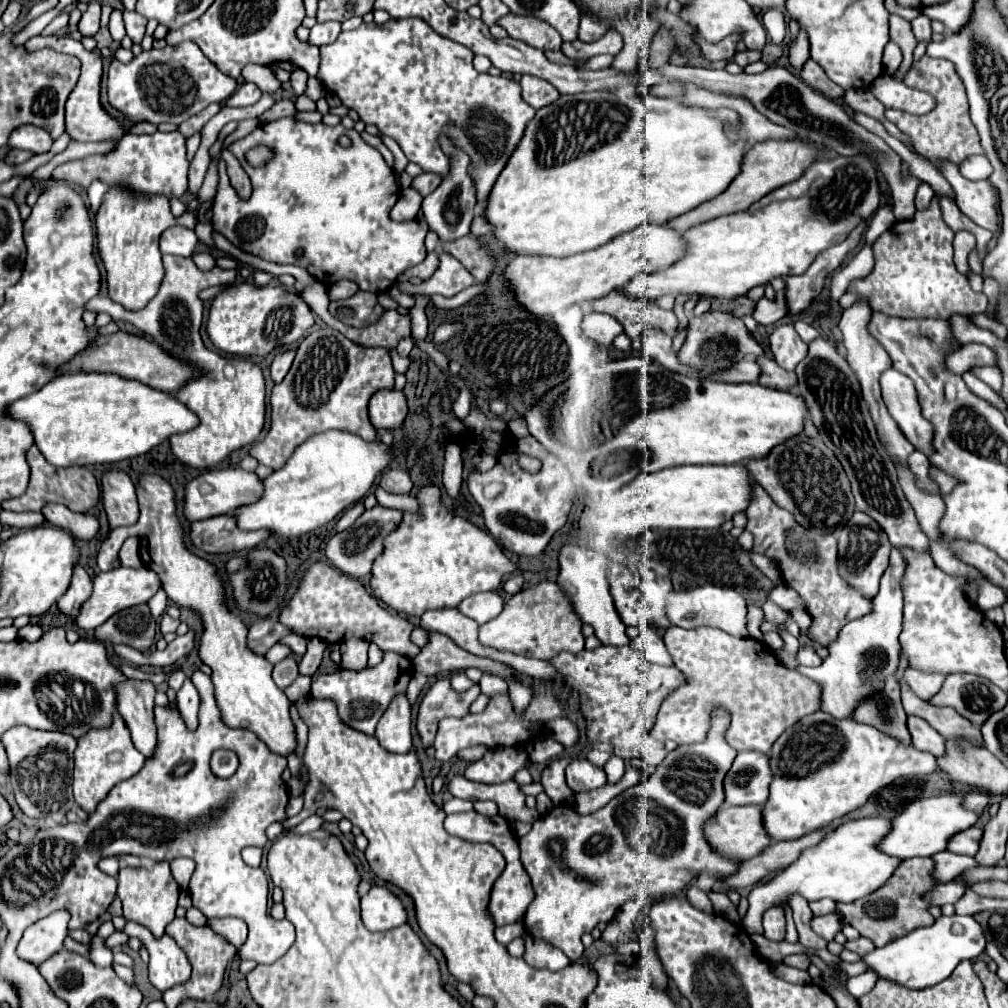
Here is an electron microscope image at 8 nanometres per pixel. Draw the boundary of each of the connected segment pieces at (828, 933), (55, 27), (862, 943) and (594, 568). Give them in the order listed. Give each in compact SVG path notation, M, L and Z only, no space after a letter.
M828 913L828 915L822 915L822 917L814 917L812 919L812 929L814 929L814 933L822 935L826 941L832 941L834 935L842 929L838 913Z
M66 9L66 13L60 13L60 15L42 31L42 35L54 35L56 31L64 29L64 27L68 25L68 13L70 13L70 9Z
M858 937L858 939L854 939L854 941L846 941L844 947L850 949L850 951L856 951L858 955L866 955L868 951L874 949L874 943L872 943L870 939L866 939L866 937Z
M564 545L560 551L560 575L558 587L572 603L574 613L588 625L594 627L594 635L602 641L602 645L630 645L630 637L626 635L626 625L618 617L614 609L614 599L610 597L608 585L608 559L602 553L582 549L576 545Z

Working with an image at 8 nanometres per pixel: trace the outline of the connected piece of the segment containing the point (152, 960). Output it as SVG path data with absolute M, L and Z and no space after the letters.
M126 923L122 931L128 937L144 941L149 954L148 977L156 989L168 991L190 979L190 963L172 937L162 935L160 939L154 939L152 933L138 923Z

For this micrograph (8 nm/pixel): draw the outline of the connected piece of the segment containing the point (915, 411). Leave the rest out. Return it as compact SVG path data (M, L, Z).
M890 369L882 373L880 385L886 407L906 439L916 447L916 451L922 451L926 457L930 457L930 453L934 451L934 427L920 413L916 389L910 377L896 369Z

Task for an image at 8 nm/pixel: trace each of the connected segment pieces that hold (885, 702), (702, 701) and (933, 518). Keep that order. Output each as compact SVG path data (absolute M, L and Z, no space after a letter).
M896 675L886 681L886 699L882 699L882 693L874 693L874 697L868 697L862 701L862 705L858 705L858 709L854 709L852 719L858 723L874 725L876 729L882 729L882 733L898 737L902 745L912 745L906 727L906 713L900 703L900 685Z
M670 627L664 633L664 645L674 661L674 665L686 675L686 685L678 687L670 697L664 699L658 719L650 731L650 735L658 741L676 741L682 743L702 743L706 739L706 733L710 729L710 715L714 709L726 709L730 713L730 727L724 733L724 739L728 745L736 751L762 751L768 753L772 743L778 739L778 735L794 725L800 717L810 715L818 711L820 703L820 687L808 679L806 675L792 671L784 667L778 659L774 649L768 645L748 637L730 637L728 633L722 633L714 627L698 627L698 629L680 629Z
M898 469L898 481L904 489L906 499L912 503L912 507L916 511L916 517L918 517L922 531L930 539L936 539L938 537L938 523L945 513L945 504L942 503L942 497L920 491L914 483L914 475L908 469Z

